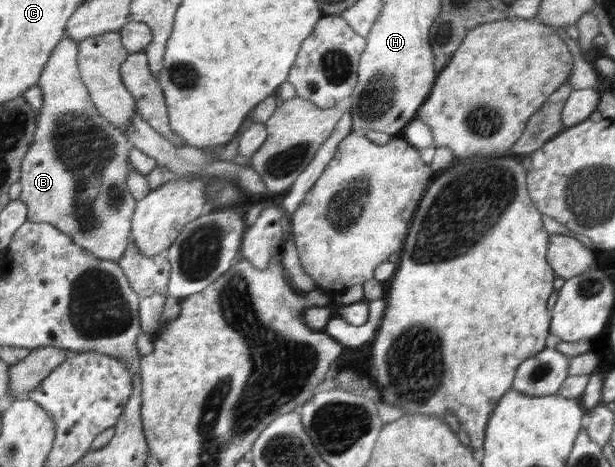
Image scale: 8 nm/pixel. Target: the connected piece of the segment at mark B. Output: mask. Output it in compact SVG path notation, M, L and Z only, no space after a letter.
M67 35L51 53L47 68L38 81L42 103L37 113L38 123L26 159L22 161L21 199L28 208L27 220L49 223L68 234L76 245L87 249L100 259L117 262L128 245L130 219L133 219L136 197L126 187L128 169L128 139L108 118L101 116L94 99L79 73L79 46Z

